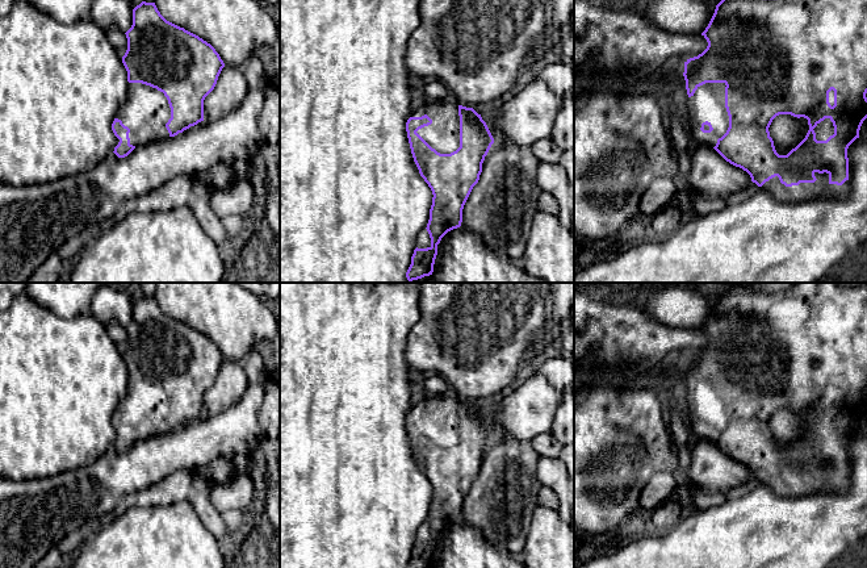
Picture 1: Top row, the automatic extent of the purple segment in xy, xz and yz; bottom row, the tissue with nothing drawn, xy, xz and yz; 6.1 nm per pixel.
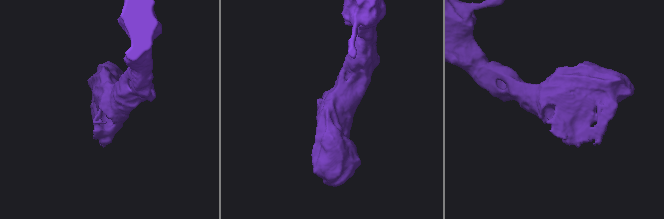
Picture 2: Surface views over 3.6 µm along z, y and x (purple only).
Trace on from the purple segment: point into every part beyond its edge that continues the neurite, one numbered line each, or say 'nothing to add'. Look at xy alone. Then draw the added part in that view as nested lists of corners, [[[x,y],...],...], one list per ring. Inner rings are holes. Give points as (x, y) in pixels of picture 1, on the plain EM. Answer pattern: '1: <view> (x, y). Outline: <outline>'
1: xy (146, 405). Outline: [[[127,377],[127,390],[116,413],[130,423],[130,439],[143,440],[169,433],[166,418],[171,402],[163,387],[142,377]]]

